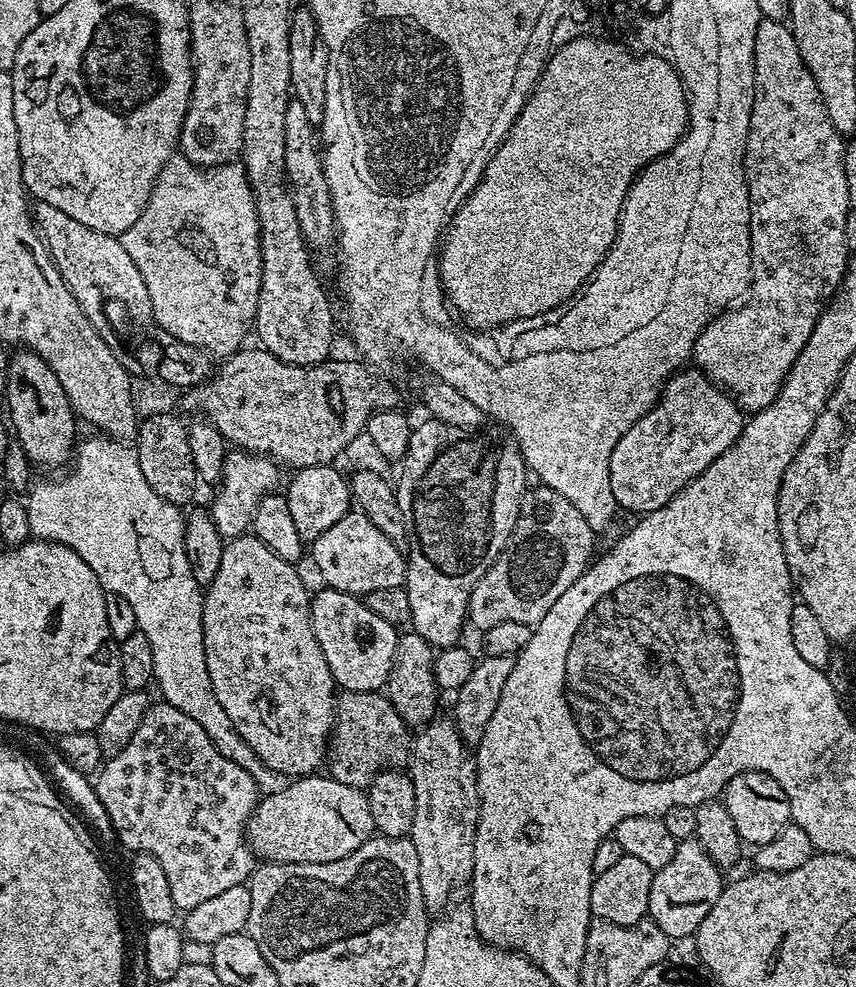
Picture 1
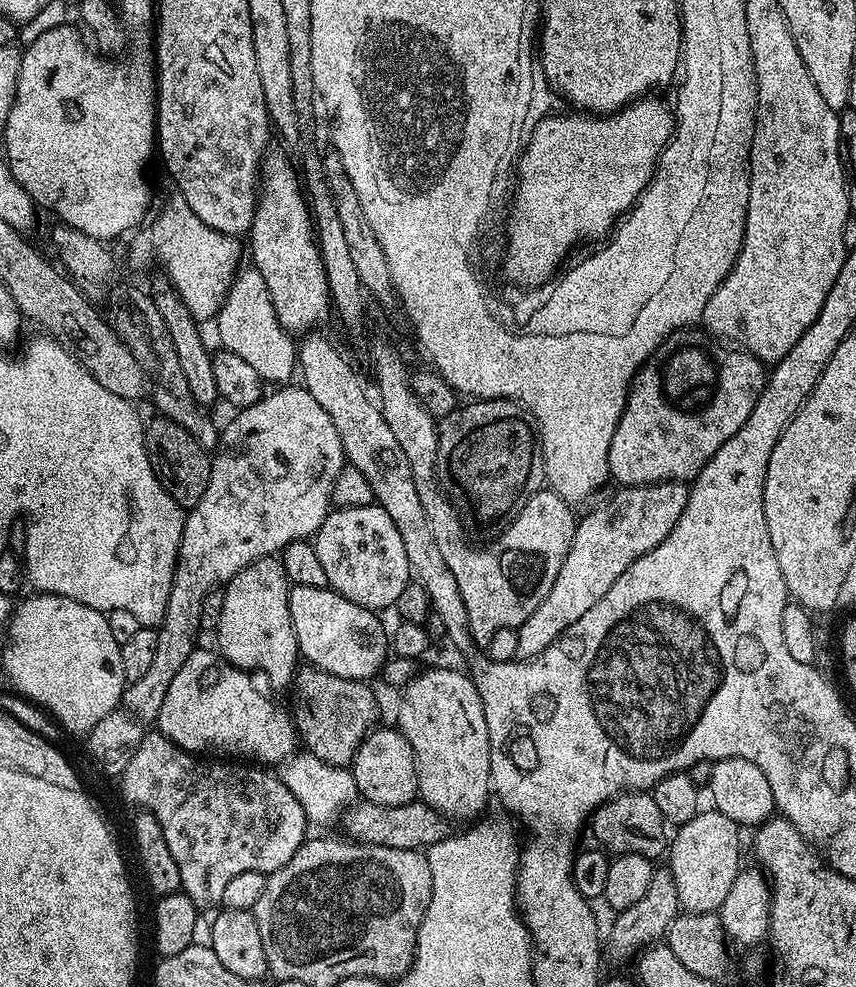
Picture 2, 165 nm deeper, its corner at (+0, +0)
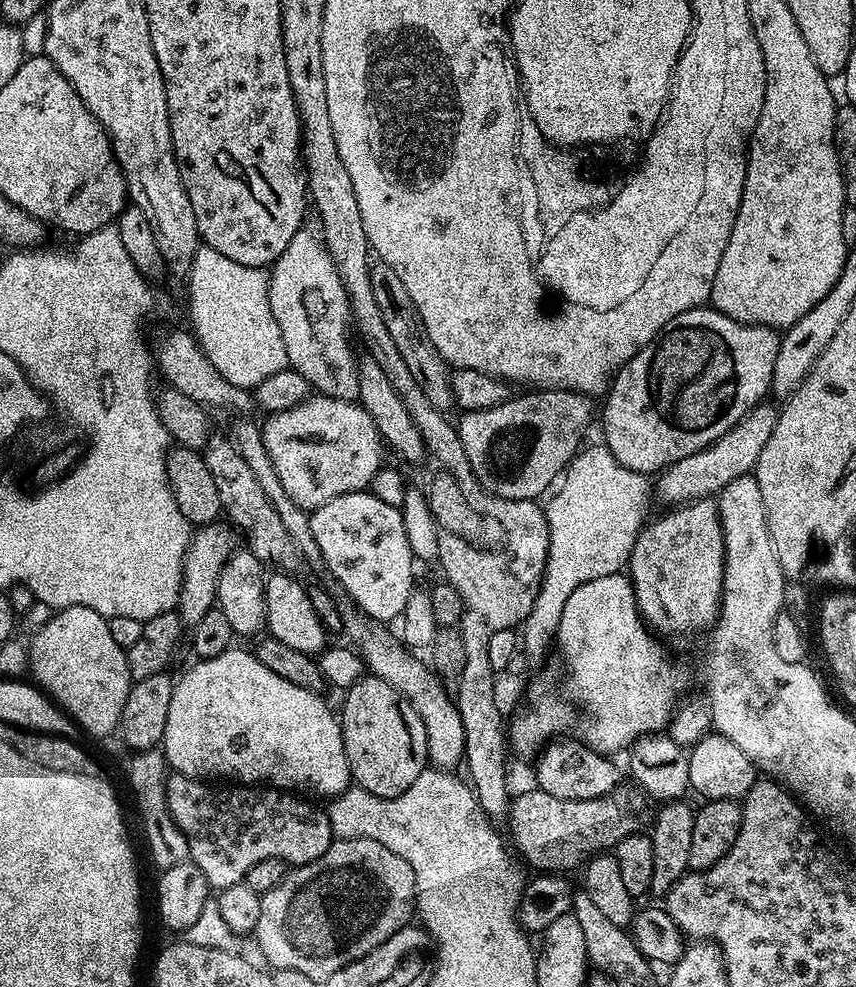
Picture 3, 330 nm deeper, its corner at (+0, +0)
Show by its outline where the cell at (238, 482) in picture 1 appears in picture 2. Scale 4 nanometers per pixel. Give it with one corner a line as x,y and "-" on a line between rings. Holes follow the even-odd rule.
292,386
277,387
280,388
277,392
269,391
261,396
258,402
254,402
254,406
246,406
239,409
235,413
236,417
225,428
223,425
222,431
219,433
218,447
211,457
212,469
210,470
210,482
206,482
206,494
202,494
202,498
198,498
196,505
191,508
184,518
184,529
180,539
180,553
176,559
176,569
174,570
174,578
170,586
170,598
166,602
166,614
159,622
158,651
155,652
152,663
146,670
143,678
138,678
138,682
128,684
124,689
123,707
135,719
141,722
147,722
147,720
149,722
156,721
158,714
162,710
162,701
166,699
166,690
170,690
170,682
174,682
175,676
178,675
178,669
182,667
182,662
186,662
186,658
190,658
190,654
196,651
198,647
196,636
199,637
201,635
200,615
202,614
202,601
221,586
227,585
229,580
234,579
241,570
253,564
254,561
271,557
273,553
279,554
283,552
284,547
292,544
295,540
308,540
315,537
316,531
320,529
322,522
328,517
330,505
332,504
332,487
340,471
346,467
342,442
338,438
338,430
334,426
334,422
330,422
330,414
326,414
326,410
322,410
322,406
318,406
318,401
314,398
314,394
307,392
303,386
296,386
296,388
288,387

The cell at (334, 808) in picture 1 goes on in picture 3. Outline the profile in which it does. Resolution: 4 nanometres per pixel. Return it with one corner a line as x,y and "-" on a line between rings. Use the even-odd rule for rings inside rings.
539,790
531,791
524,792
517,800
515,797
511,801
506,825
508,824
509,830
512,831
512,836
516,839
516,846
524,855
525,862
533,864
536,870
544,874
571,873
571,868
579,869
593,856
615,850
618,842
622,842
622,838
626,838
631,832
635,832
641,827
635,802
627,800
624,796
610,795
575,800
574,798
554,798
554,794
546,794

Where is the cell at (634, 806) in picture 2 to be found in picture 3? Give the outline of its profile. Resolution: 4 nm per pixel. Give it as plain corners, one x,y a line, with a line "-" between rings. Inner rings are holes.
556,738
544,745
542,751
535,757
536,784
539,791
546,794
554,794
554,798
574,798
585,800
586,798
598,798
599,796
610,796
617,791
620,784
620,768
615,764
615,759
609,758
603,752
596,752
579,739
564,740
568,738

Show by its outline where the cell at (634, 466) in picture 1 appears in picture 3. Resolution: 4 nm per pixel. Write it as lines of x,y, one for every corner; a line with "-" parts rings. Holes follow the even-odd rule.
711,306
678,314
678,318
666,322
660,335
638,350
634,358
613,375
602,400
603,443
622,466
645,474
659,474
674,462
698,454
698,450
708,448
722,438
726,430
733,428
751,408
769,395
780,338
777,329
761,324
743,324

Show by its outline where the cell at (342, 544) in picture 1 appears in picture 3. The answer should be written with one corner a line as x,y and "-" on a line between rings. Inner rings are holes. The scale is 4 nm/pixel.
368,490
342,494
320,508
311,509
310,530
314,533
314,542
318,542
318,550
322,550
322,558
326,562
331,579
337,580
343,586
344,592
355,607
365,616
381,622
392,622
392,619
395,621
403,617
406,602
414,591
414,557
410,542
406,542
406,526
402,522
400,508
387,505

